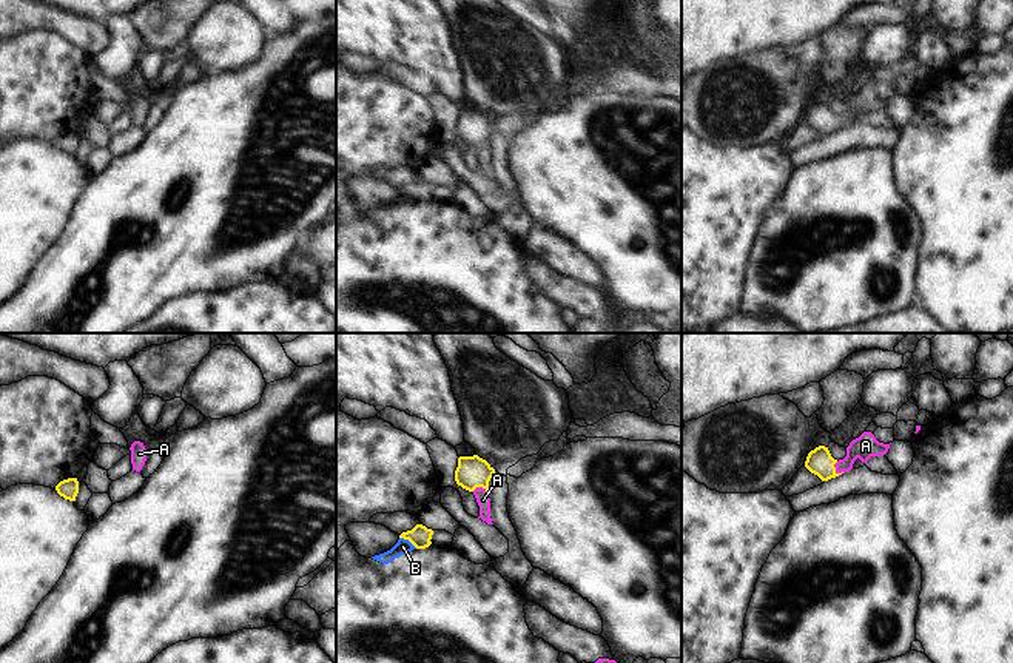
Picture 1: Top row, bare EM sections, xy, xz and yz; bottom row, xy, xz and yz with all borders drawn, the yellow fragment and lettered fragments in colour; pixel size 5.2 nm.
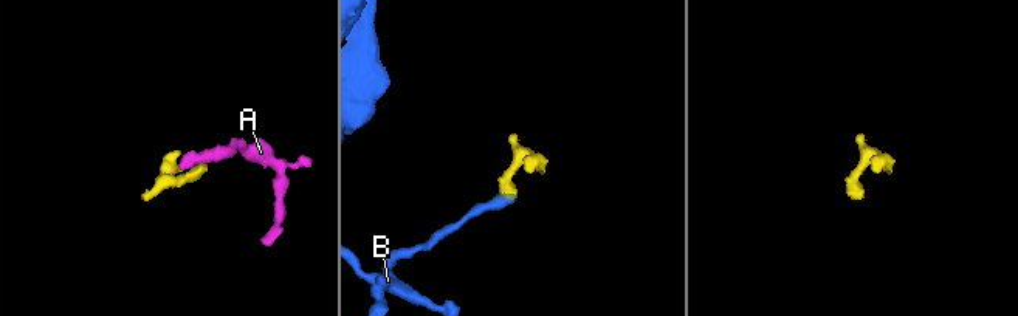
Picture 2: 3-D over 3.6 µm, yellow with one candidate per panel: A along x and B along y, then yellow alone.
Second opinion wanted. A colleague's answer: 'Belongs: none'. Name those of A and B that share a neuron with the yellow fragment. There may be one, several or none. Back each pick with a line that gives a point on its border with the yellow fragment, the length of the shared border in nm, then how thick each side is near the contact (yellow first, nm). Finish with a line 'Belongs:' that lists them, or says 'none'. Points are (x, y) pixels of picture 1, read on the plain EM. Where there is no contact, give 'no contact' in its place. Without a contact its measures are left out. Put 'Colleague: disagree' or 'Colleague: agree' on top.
Colleague: disagree
A: yz (834, 125) | 80 nm | 140/120 nm
Belongs: A

